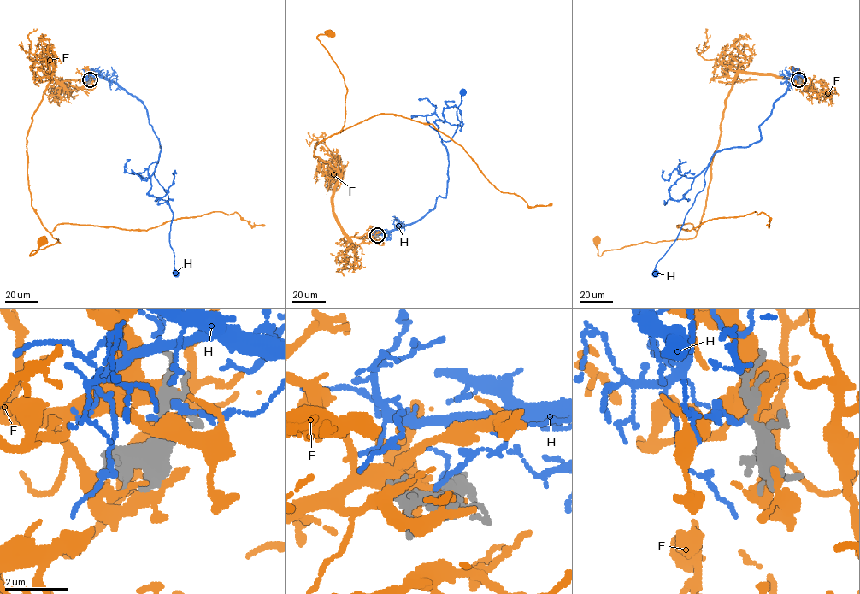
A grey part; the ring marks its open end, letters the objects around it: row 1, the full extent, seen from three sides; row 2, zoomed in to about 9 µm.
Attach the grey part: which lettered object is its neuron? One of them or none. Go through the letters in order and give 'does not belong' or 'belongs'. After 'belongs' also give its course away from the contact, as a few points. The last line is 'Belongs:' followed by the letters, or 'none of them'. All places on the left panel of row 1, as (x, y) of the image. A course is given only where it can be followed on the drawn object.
F: does not belong
H: does not belong
Belongs: none of them

